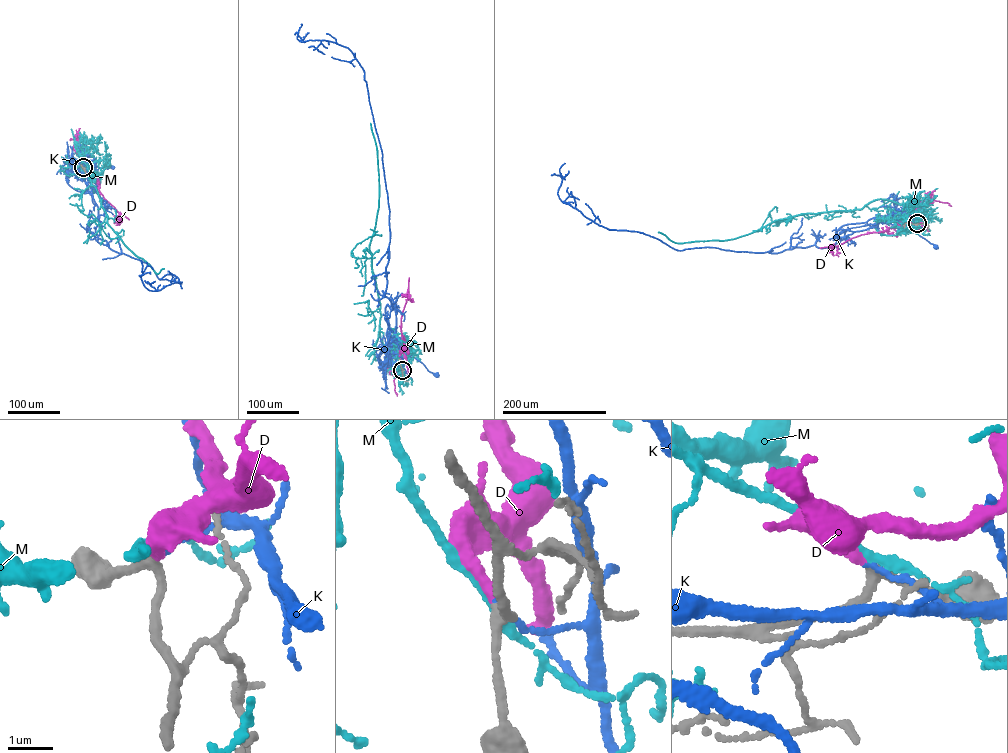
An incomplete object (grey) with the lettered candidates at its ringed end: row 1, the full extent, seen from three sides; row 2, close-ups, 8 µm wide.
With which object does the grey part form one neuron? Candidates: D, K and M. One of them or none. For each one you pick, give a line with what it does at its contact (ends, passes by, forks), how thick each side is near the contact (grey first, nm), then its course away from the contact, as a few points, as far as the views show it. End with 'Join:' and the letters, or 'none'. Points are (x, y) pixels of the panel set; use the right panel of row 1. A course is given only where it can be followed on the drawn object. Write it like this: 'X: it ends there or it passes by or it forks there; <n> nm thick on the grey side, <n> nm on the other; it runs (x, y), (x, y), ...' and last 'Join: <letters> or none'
D: it ends there; 190 nm thick on the grey side, 240 nm on the other; it runs (917, 223), (905, 220), (887, 230), (851, 238), (833, 247), (832, 252), (828, 249)
Join: D

